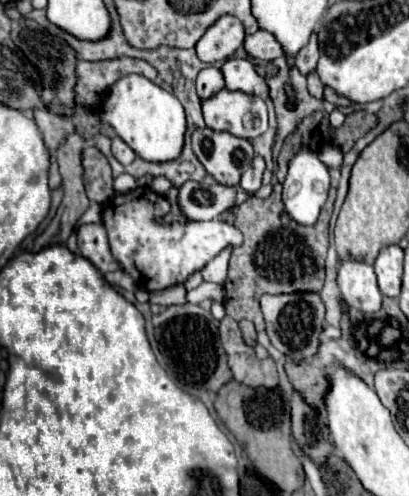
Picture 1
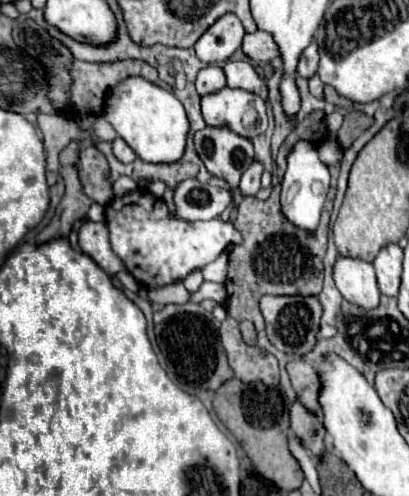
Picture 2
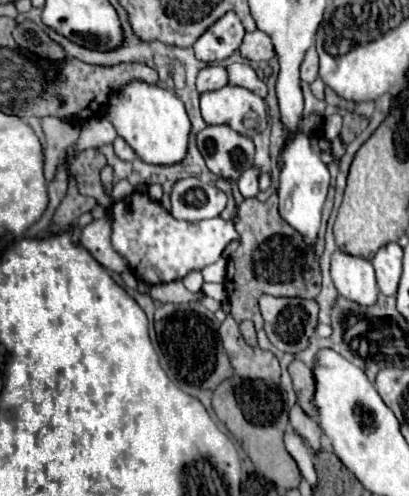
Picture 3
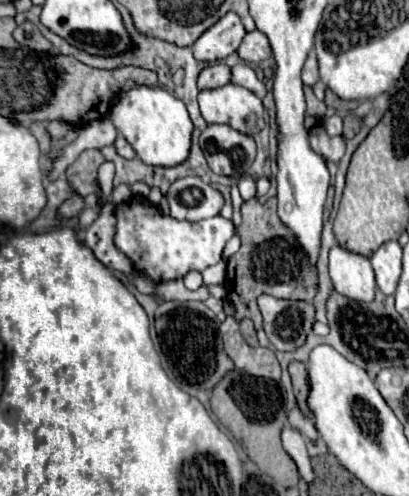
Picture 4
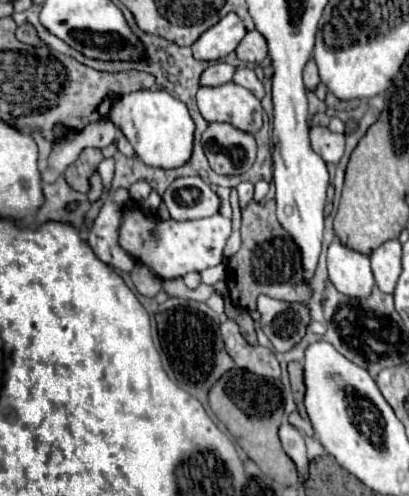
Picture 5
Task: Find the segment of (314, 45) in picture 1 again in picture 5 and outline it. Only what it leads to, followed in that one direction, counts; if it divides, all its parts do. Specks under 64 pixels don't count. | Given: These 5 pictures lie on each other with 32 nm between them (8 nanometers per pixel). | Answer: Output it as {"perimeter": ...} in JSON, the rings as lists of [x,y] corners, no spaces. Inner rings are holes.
{"perimeter":[[[308,60],[306,68],[304,68],[304,84],[306,84],[306,88],[314,90],[318,82],[320,82],[320,78],[318,78],[318,66],[316,66],[314,60]]]}

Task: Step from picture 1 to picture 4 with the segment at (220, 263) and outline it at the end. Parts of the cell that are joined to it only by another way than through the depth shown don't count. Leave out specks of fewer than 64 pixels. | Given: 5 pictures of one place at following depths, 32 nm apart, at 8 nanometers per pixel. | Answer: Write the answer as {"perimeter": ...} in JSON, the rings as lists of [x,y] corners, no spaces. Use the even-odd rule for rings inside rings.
{"perimeter":[[[222,258],[218,264],[208,266],[206,270],[202,270],[204,276],[204,284],[222,284],[226,278],[226,260]]]}

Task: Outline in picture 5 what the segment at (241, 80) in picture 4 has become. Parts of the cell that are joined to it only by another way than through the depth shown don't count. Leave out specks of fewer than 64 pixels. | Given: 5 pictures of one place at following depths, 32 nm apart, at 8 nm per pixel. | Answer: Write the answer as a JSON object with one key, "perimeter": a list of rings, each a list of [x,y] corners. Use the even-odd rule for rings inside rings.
{"perimeter":[[[238,66],[236,72],[234,72],[232,82],[248,88],[256,98],[260,98],[260,100],[264,98],[264,84],[256,78],[256,74],[254,74],[252,68],[248,68],[248,66]]]}

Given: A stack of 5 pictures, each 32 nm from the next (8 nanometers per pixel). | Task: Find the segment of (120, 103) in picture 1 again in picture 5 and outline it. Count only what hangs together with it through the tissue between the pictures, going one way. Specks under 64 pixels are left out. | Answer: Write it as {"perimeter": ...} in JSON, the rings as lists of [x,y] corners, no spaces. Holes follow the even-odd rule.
{"perimeter":[[[136,90],[124,94],[112,104],[108,118],[122,130],[144,164],[152,164],[156,168],[178,168],[186,164],[192,154],[194,122],[186,104],[166,90]]]}

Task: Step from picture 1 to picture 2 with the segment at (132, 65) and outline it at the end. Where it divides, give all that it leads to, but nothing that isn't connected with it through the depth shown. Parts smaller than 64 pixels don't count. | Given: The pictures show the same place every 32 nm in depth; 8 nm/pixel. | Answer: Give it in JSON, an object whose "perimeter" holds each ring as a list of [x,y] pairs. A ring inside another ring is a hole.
{"perimeter":[[[74,60],[72,106],[80,108],[80,112],[100,114],[108,90],[128,76],[142,76],[150,82],[158,80],[156,68],[152,68],[142,60],[116,60],[116,62]]]}

